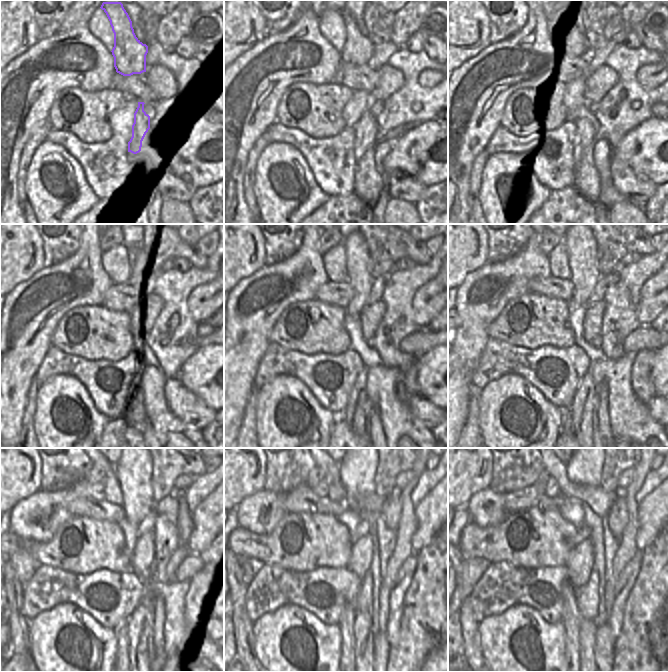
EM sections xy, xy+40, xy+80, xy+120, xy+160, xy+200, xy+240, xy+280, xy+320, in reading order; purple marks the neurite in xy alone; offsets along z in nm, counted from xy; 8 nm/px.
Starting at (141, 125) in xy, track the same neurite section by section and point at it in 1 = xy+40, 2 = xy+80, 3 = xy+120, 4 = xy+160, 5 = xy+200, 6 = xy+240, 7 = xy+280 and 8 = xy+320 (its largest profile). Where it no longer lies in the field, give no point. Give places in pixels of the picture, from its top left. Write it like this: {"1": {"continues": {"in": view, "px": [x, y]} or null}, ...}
{"1": {"continues": {"in": "xy+40", "px": [365, 129]}}, "2": {"continues": {"in": "xy+80", "px": [584, 127]}}, "3": {"continues": {"in": "xy+120", "px": [133, 412]}}, "4": {"continues": {"in": "xy+160", "px": [357, 414]}}, "5": {"continues": {"in": "xy+200", "px": [584, 405]}}, "6": {"continues": {"in": "xy+240", "px": [140, 650]}}, "7": {"continues": {"in": "xy+280", "px": [363, 635]}}, "8": {"continues": {"in": "xy+320", "px": [587, 627]}}}

